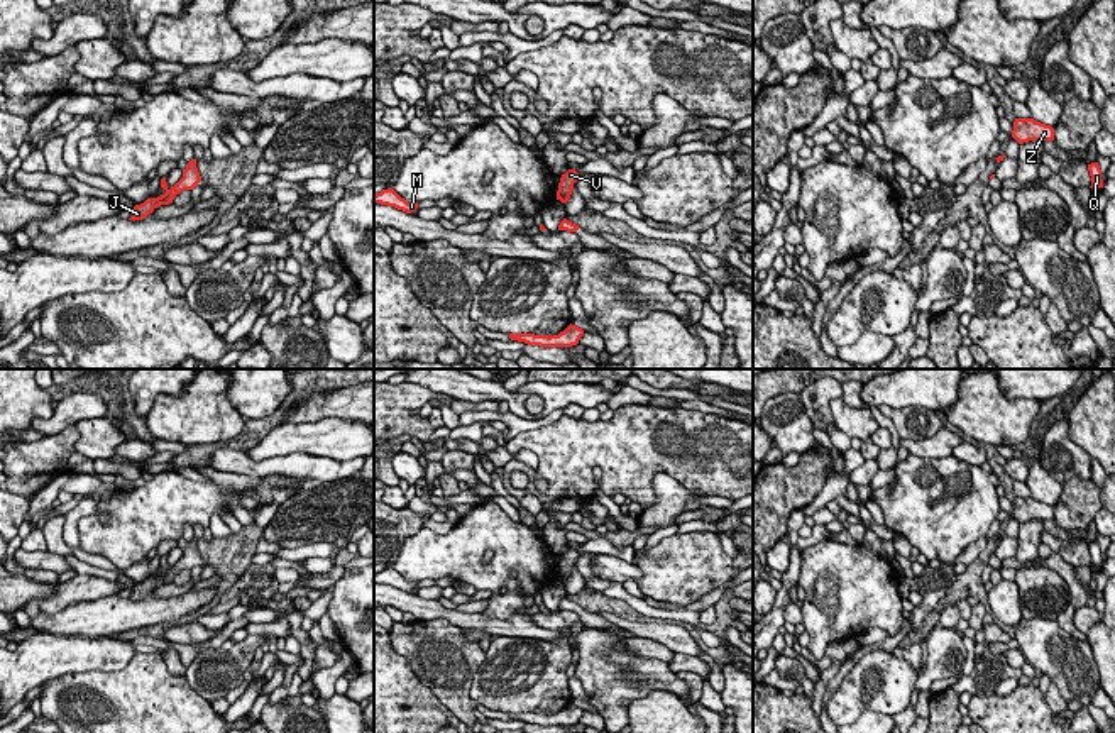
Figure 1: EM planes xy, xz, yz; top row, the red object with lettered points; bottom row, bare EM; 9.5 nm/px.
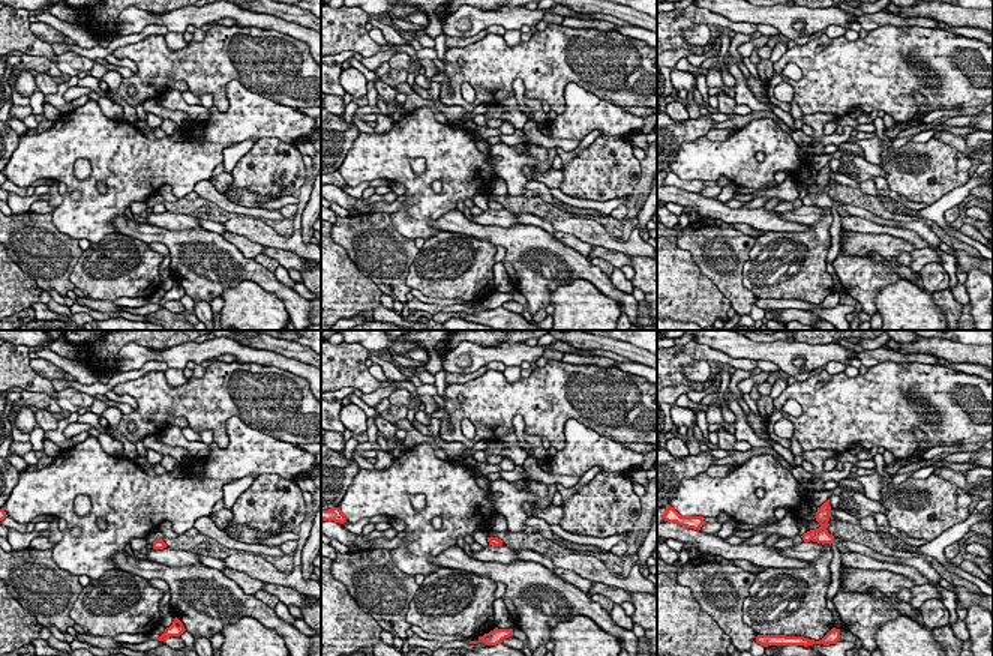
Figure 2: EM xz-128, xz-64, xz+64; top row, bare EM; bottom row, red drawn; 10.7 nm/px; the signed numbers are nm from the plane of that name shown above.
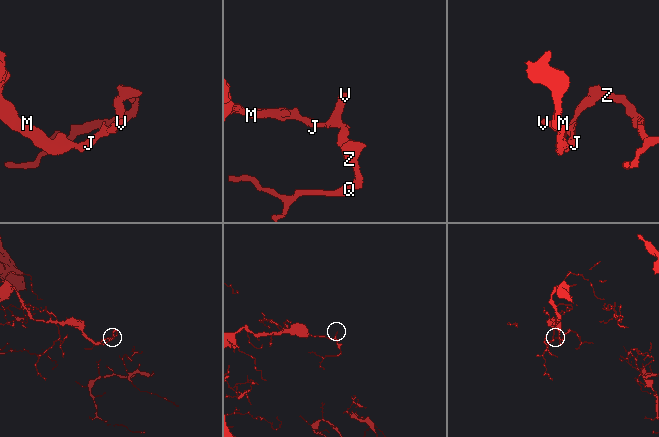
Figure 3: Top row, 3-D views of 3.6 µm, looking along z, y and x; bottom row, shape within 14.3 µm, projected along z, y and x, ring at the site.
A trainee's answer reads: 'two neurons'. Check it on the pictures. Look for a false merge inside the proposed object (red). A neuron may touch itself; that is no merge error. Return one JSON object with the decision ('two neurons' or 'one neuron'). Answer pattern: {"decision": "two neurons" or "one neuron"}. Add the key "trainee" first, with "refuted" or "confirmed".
{"trainee": "refuted", "decision": "one neuron"}

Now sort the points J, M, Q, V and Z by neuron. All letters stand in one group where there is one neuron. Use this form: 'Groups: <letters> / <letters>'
Groups: J M Q V Z

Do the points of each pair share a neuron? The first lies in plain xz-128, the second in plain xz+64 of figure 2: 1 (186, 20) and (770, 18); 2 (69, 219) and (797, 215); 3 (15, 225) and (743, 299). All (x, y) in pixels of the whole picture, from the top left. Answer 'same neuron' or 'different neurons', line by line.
1: same neuron
2: different neurons
3: same neuron

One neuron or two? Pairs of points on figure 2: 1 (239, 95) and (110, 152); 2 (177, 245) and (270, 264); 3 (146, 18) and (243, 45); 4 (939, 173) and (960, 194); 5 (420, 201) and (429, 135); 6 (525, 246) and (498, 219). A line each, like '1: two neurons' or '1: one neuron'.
1: one neuron
2: two neurons
3: two neurons
4: two neurons
5: one neuron
6: two neurons

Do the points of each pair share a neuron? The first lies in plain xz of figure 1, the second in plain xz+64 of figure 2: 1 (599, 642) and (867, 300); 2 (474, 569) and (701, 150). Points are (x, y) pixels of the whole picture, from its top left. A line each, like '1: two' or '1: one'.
1: one
2: one

